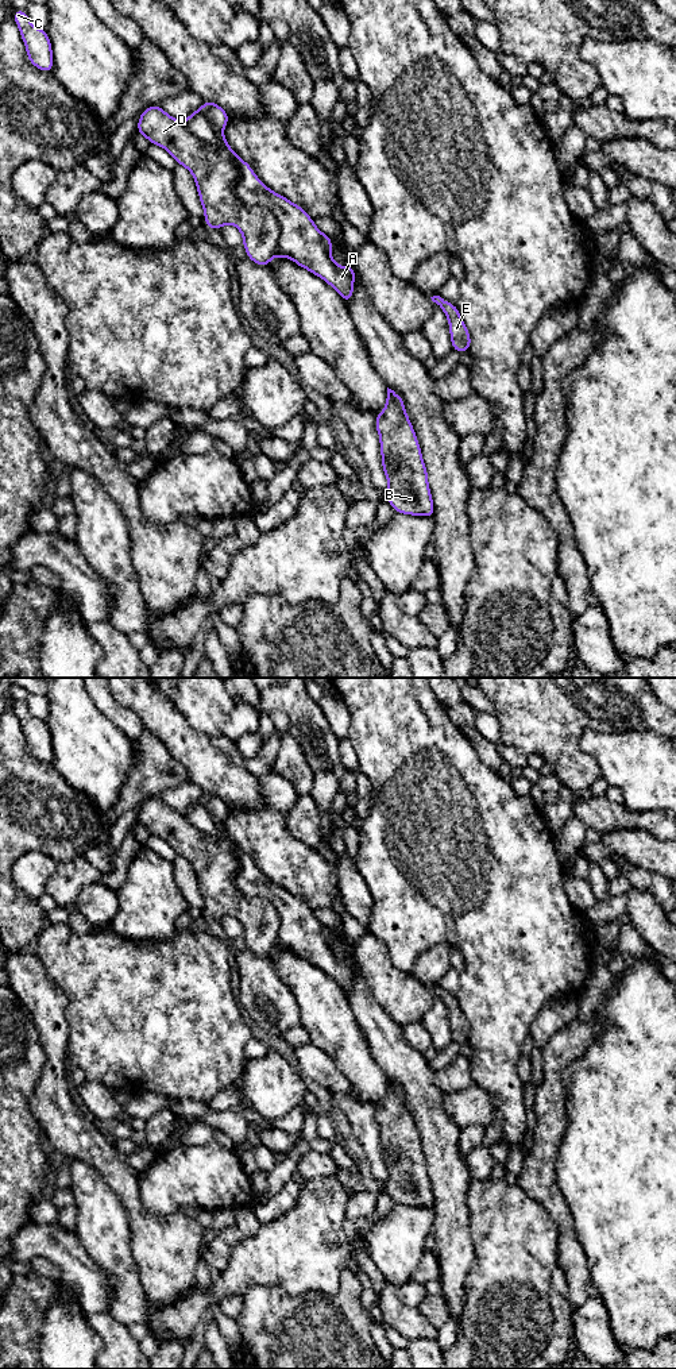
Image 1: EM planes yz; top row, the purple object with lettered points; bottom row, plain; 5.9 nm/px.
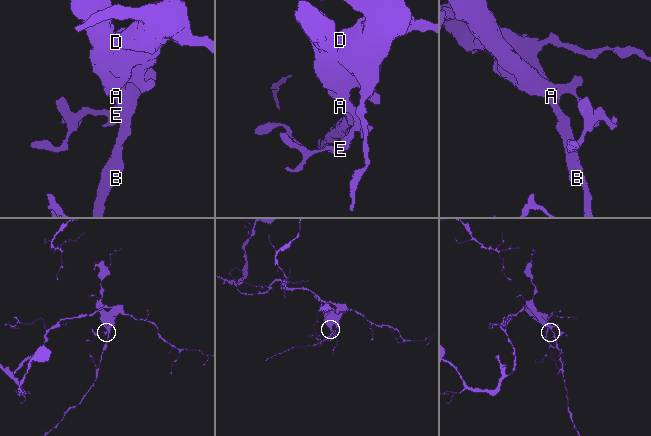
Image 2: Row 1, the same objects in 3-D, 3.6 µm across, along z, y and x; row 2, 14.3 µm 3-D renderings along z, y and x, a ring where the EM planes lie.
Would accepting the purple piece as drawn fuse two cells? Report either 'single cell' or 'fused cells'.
fused cells

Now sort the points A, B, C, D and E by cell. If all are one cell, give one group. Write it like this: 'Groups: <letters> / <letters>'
Groups: A B E / C D

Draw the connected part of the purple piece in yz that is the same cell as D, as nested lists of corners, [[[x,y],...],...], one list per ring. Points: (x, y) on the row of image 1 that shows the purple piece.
[[[209,100],[198,112],[216,132],[220,142],[217,149],[197,139],[185,123],[171,117],[159,105],[144,108],[136,132],[144,135],[151,144],[163,147],[178,165],[193,174],[205,225],[210,230],[220,230],[225,224],[236,225],[242,232],[247,258],[255,265],[270,266],[281,236],[279,223],[270,209],[244,207],[236,197],[239,169],[233,162],[235,151],[223,135],[229,115]]]

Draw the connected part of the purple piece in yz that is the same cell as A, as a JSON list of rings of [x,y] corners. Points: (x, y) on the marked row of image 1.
[[[237,154],[233,162],[239,169],[235,190],[237,200],[248,208],[270,209],[279,223],[281,236],[275,255],[293,259],[300,267],[322,278],[348,304],[354,293],[354,263],[340,267],[329,252],[332,239],[316,227],[300,205],[269,189]]]

